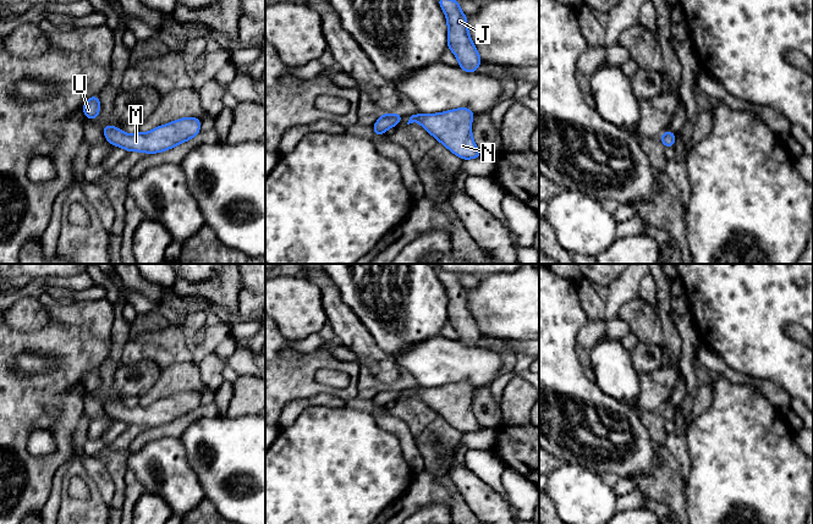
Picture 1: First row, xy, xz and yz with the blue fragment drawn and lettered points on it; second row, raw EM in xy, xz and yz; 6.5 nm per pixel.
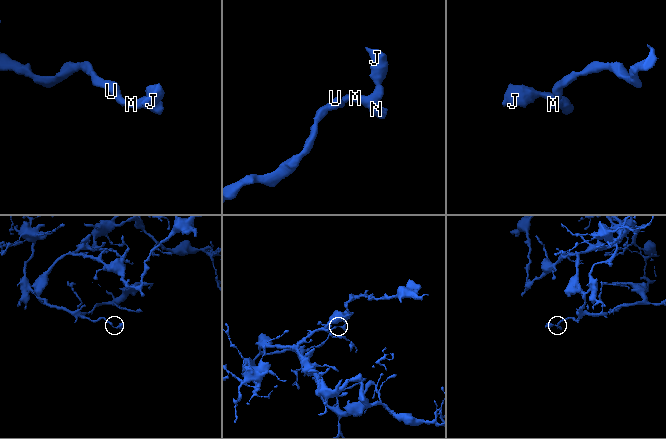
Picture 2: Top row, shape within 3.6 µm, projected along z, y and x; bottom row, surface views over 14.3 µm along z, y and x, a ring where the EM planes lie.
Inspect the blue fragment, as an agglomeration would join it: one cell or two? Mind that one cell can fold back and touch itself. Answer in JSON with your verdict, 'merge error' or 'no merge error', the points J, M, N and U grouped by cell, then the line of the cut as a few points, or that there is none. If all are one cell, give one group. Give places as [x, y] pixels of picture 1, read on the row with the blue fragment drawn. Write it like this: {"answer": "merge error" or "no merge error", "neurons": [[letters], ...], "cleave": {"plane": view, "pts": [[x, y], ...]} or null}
{"answer": "no merge error", "neurons": [["J", "M", "N", "U"]], "cleave": null}

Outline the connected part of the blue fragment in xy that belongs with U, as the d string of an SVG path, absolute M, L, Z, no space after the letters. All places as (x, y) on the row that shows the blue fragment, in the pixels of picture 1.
M99 95L90 96L83 104L83 114L89 120L95 120L99 116L100 101Z

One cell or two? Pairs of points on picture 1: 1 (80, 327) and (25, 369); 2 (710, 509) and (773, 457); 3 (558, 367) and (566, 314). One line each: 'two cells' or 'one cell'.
1: two cells
2: one cell
3: one cell

